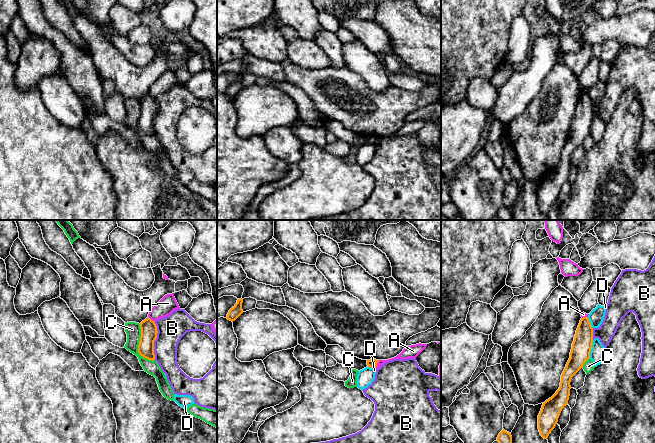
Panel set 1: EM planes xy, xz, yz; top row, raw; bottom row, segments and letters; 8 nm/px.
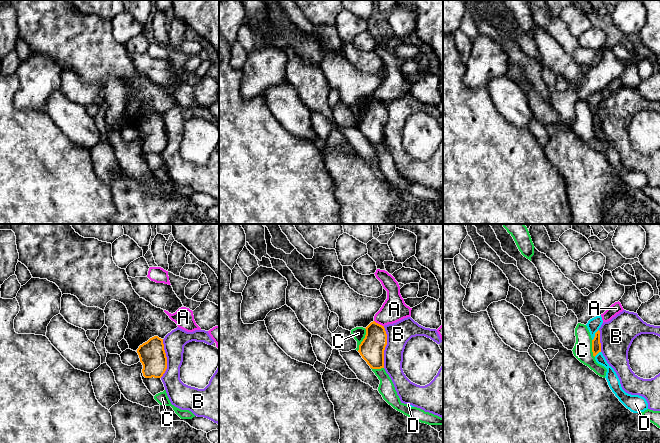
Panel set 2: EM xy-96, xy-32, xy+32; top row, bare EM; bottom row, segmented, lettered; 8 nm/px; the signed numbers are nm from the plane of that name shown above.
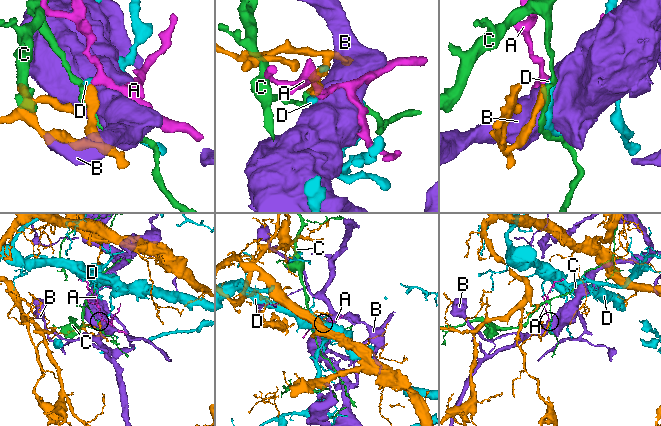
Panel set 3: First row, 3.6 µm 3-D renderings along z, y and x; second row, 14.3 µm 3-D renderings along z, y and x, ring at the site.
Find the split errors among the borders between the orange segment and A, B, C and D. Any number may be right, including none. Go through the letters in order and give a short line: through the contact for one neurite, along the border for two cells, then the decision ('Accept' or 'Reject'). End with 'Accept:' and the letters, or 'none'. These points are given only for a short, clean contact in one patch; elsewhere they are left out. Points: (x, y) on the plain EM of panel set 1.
A: Line: xz (379, 136), (375, 144). Reject
B: Line: xy (154, 98), (157, 104), (157, 113), (154, 117), (155, 135). Reject
C: Line: xy (139, 100), (140, 116), (138, 128), (152, 137). Reject
D: Reject
Accept: none

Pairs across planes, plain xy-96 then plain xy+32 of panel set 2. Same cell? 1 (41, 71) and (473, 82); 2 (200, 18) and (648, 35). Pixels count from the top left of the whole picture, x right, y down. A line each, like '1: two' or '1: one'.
1: one
2: one

